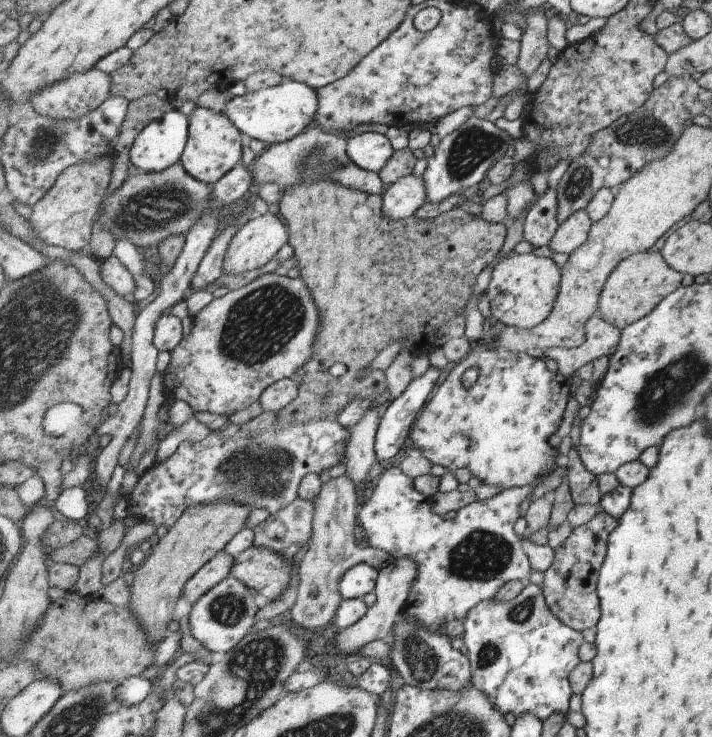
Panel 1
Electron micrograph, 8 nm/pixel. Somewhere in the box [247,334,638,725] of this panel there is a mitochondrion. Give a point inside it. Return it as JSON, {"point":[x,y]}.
{"point":[482,556]}

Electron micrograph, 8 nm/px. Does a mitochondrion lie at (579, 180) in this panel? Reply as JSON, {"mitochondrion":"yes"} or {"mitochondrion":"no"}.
{"mitochondrion":"yes"}

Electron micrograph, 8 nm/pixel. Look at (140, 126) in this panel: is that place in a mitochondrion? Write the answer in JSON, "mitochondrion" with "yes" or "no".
{"mitochondrion":"no"}

